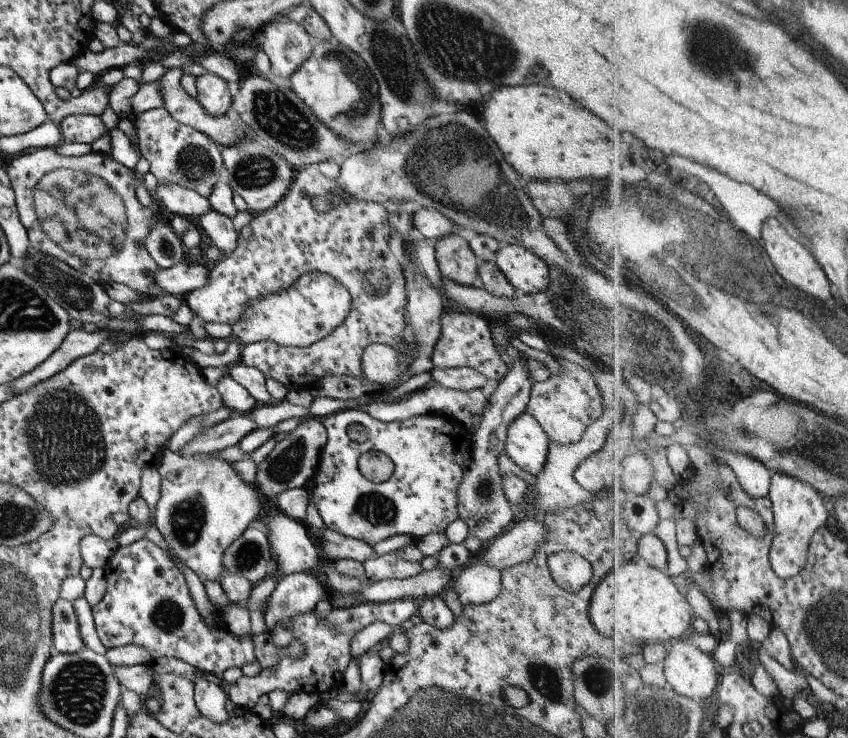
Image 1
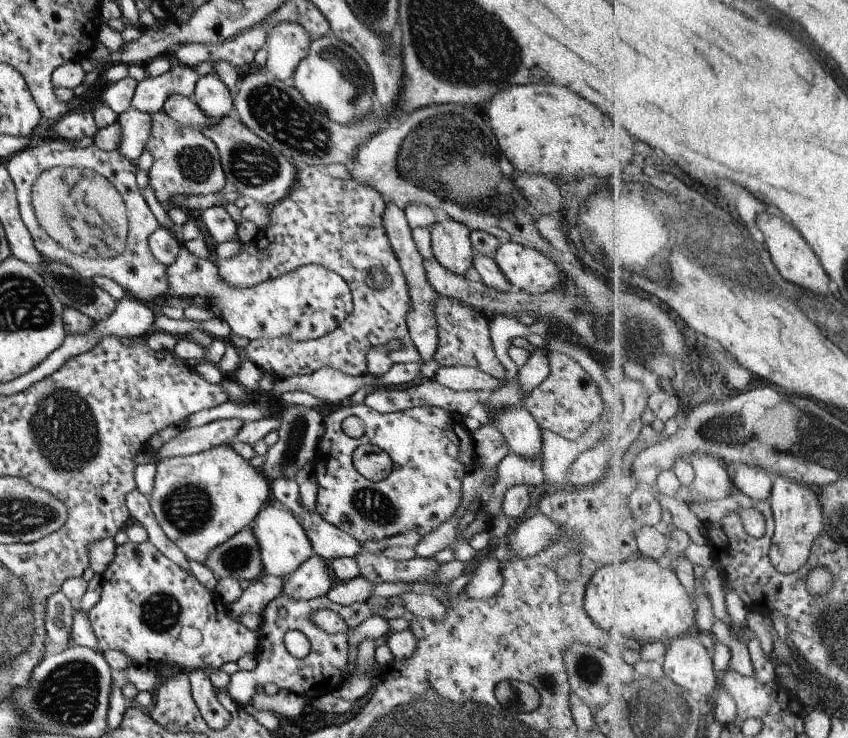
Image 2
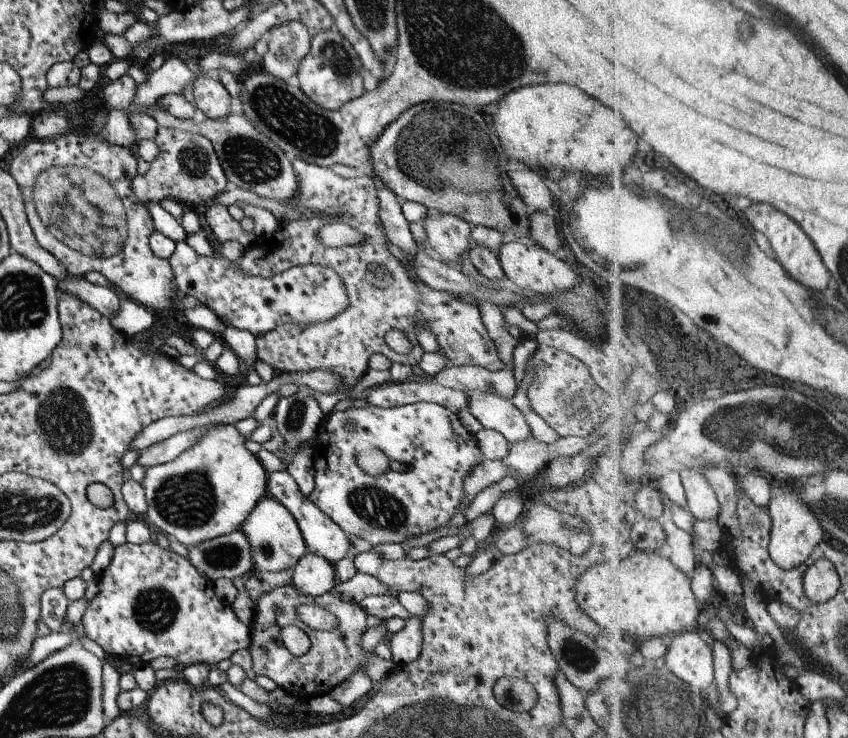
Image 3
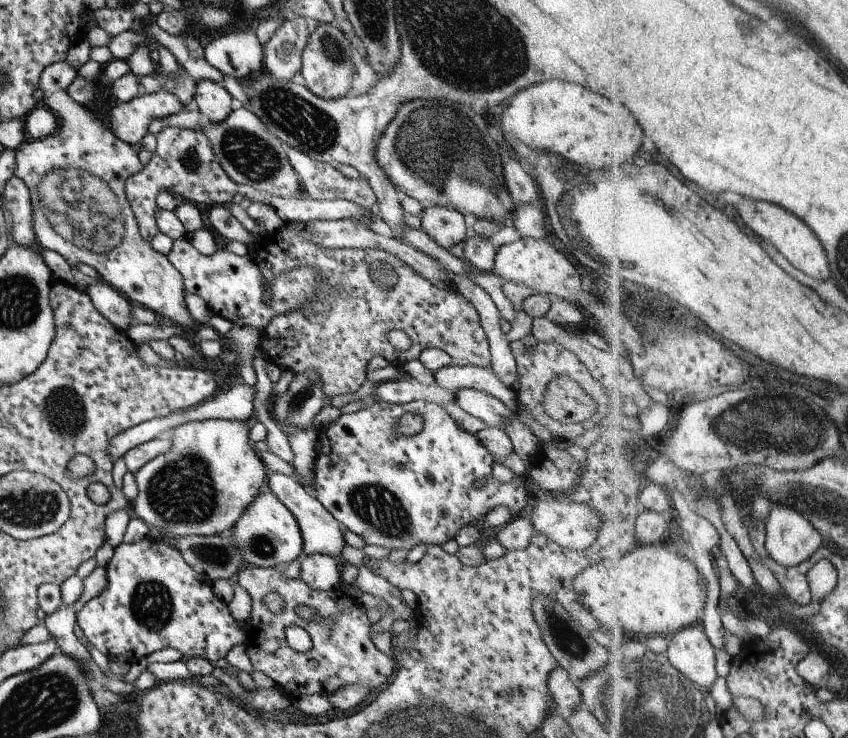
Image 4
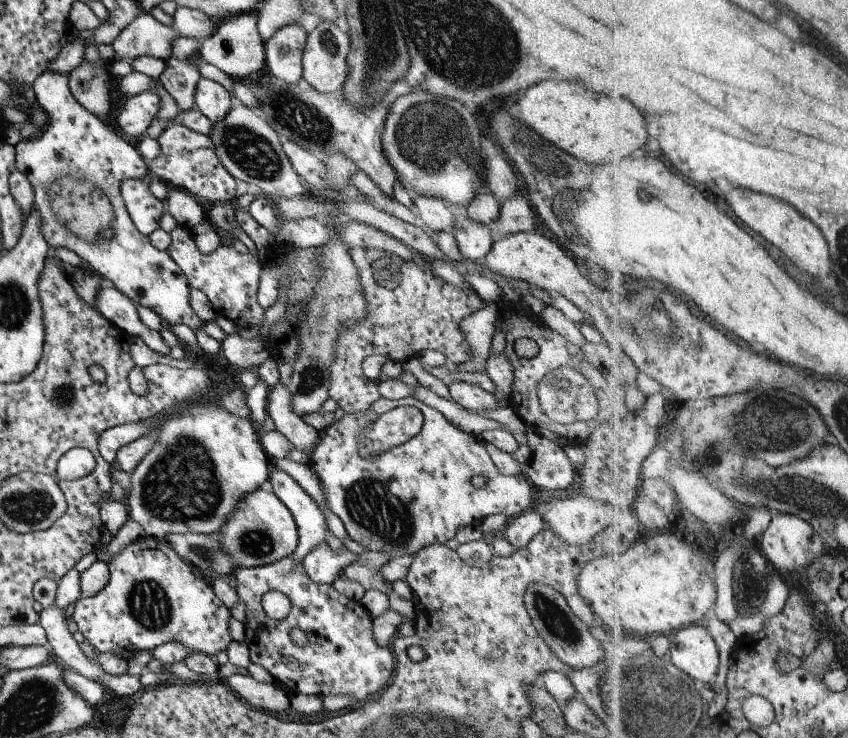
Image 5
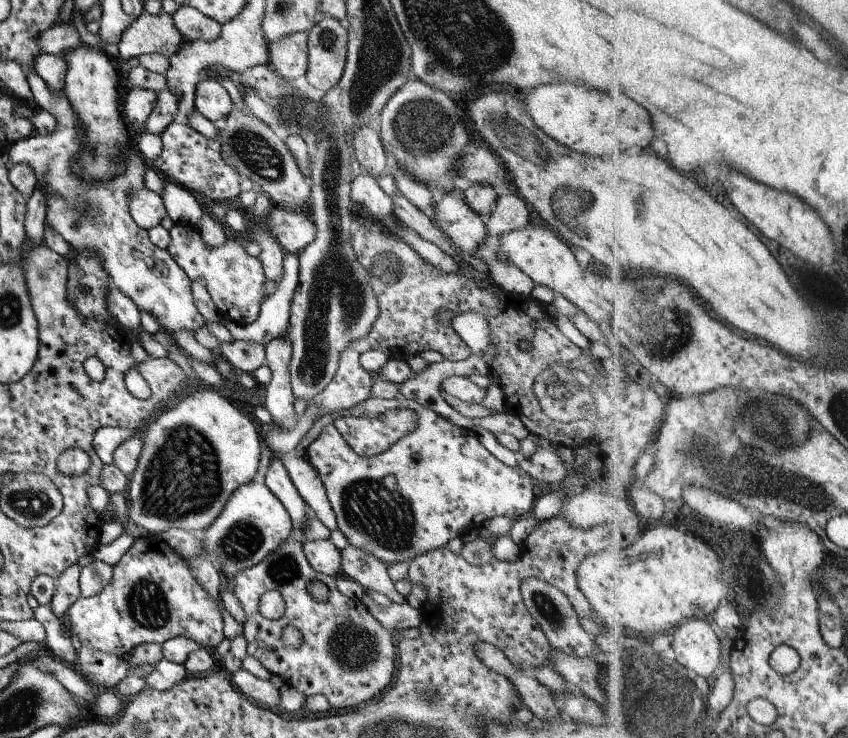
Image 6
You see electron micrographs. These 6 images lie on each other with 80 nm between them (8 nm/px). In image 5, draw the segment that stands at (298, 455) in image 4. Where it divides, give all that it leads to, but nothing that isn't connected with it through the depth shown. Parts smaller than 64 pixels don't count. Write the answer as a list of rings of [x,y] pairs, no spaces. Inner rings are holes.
[[[278,381],[269,387],[266,394],[266,414],[275,430],[279,431],[297,450],[312,450],[320,441],[318,432],[304,423],[292,409],[292,396],[288,384]]]

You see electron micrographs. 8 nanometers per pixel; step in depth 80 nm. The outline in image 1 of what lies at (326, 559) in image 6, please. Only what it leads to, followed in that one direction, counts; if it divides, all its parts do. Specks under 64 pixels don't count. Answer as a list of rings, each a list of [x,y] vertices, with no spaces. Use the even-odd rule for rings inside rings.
[[[309,571],[282,576],[263,604],[267,630],[272,631],[277,621],[284,622],[295,613],[315,608],[317,602],[327,596],[325,584]]]

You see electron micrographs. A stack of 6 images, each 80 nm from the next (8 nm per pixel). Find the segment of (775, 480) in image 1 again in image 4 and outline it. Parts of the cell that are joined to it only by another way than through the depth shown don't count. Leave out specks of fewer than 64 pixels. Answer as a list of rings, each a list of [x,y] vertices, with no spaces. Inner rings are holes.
[[[772,504],[769,518],[764,521],[764,524],[765,548],[767,548],[769,556],[775,563],[784,568],[799,566],[822,548],[823,536],[821,536],[821,533],[809,522],[804,514],[794,508]]]

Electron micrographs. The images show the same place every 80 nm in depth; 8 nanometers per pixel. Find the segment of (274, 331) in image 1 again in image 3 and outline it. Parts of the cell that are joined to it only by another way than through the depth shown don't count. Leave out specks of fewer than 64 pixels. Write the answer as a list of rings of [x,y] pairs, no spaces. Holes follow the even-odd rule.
[[[185,241],[174,243],[168,258],[179,297],[189,295],[197,298],[201,305],[215,313],[225,327],[247,331],[255,337],[269,332],[279,323],[286,325],[291,319],[298,327],[330,321],[348,305],[340,278],[333,269],[323,265],[297,265],[266,279],[240,273],[234,262],[220,254],[211,257],[198,255]]]

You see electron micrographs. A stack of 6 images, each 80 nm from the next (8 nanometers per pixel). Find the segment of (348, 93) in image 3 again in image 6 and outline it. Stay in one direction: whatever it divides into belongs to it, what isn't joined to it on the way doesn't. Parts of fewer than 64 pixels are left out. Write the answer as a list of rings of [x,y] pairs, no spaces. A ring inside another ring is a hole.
[[[329,16],[306,34],[307,69],[305,80],[321,93],[333,88],[343,74],[347,32]]]

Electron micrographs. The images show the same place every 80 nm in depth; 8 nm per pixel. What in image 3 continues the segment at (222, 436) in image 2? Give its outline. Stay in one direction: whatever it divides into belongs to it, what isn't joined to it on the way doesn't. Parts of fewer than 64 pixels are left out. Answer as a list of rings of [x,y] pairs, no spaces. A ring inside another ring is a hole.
[[[195,427],[190,431],[175,433],[165,440],[150,444],[138,451],[134,464],[147,468],[173,460],[182,450],[185,450],[207,427]]]

